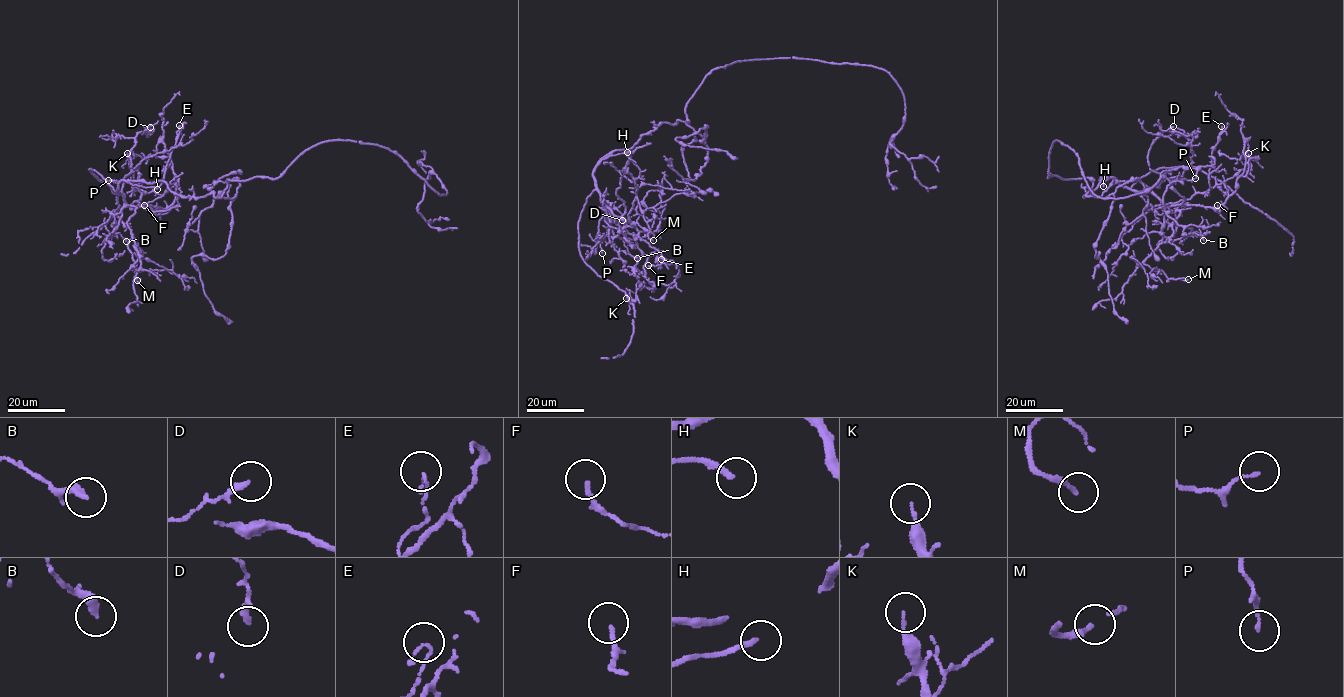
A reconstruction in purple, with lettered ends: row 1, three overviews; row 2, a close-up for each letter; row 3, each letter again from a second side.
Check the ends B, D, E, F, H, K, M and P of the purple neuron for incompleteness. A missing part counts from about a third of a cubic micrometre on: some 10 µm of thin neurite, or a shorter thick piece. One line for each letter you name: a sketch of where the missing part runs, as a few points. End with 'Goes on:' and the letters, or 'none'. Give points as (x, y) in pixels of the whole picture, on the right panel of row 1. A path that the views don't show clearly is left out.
Goes on: H

